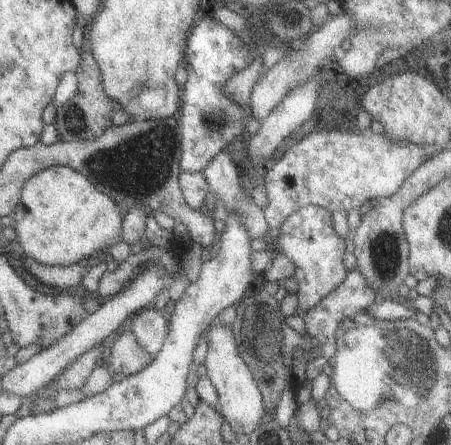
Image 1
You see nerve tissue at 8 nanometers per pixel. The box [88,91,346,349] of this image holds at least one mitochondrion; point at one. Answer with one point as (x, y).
(214, 117)

